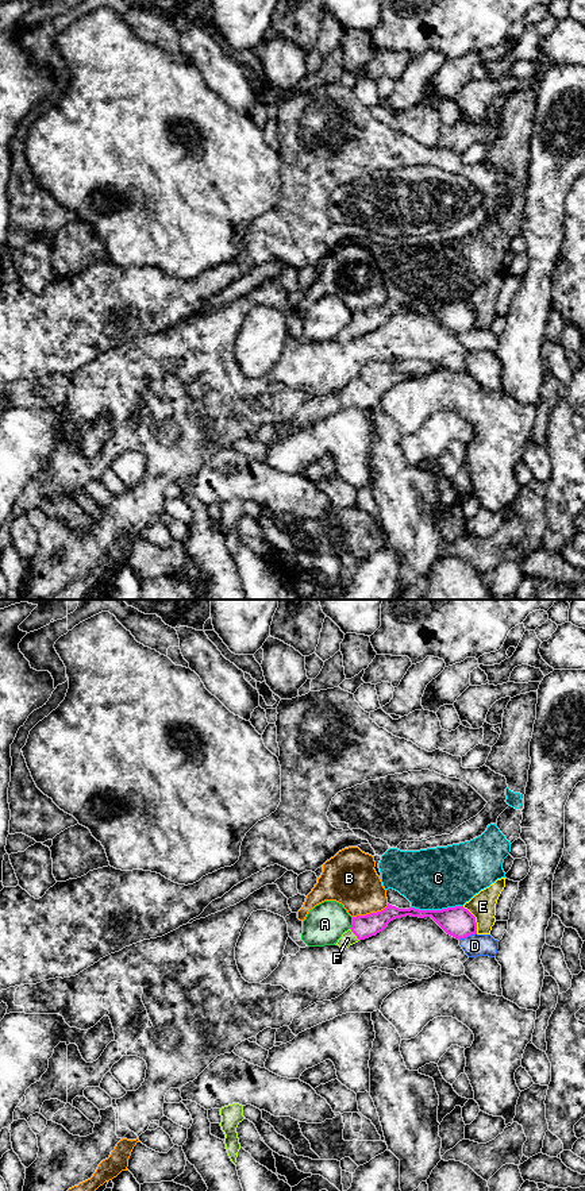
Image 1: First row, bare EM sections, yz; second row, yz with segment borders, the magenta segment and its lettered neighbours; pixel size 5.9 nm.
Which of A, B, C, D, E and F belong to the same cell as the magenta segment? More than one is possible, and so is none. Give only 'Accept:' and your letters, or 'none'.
Accept: F

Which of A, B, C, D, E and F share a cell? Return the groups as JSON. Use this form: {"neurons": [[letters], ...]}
{"neurons": [["A"], ["B"], ["C"], ["D"], ["E"], ["F"]]}

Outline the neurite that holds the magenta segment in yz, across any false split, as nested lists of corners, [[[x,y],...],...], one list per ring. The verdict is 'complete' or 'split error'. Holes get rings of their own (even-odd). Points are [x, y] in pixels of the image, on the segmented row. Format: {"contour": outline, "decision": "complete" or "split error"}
{"contour": [[[388,903],[381,911],[353,917],[351,928],[342,934],[336,945],[349,948],[361,940],[382,932],[390,921],[407,916],[431,917],[447,934],[458,940],[477,933],[476,917],[463,906],[442,910],[419,910],[415,907],[399,909]]], "decision": "split error"}

